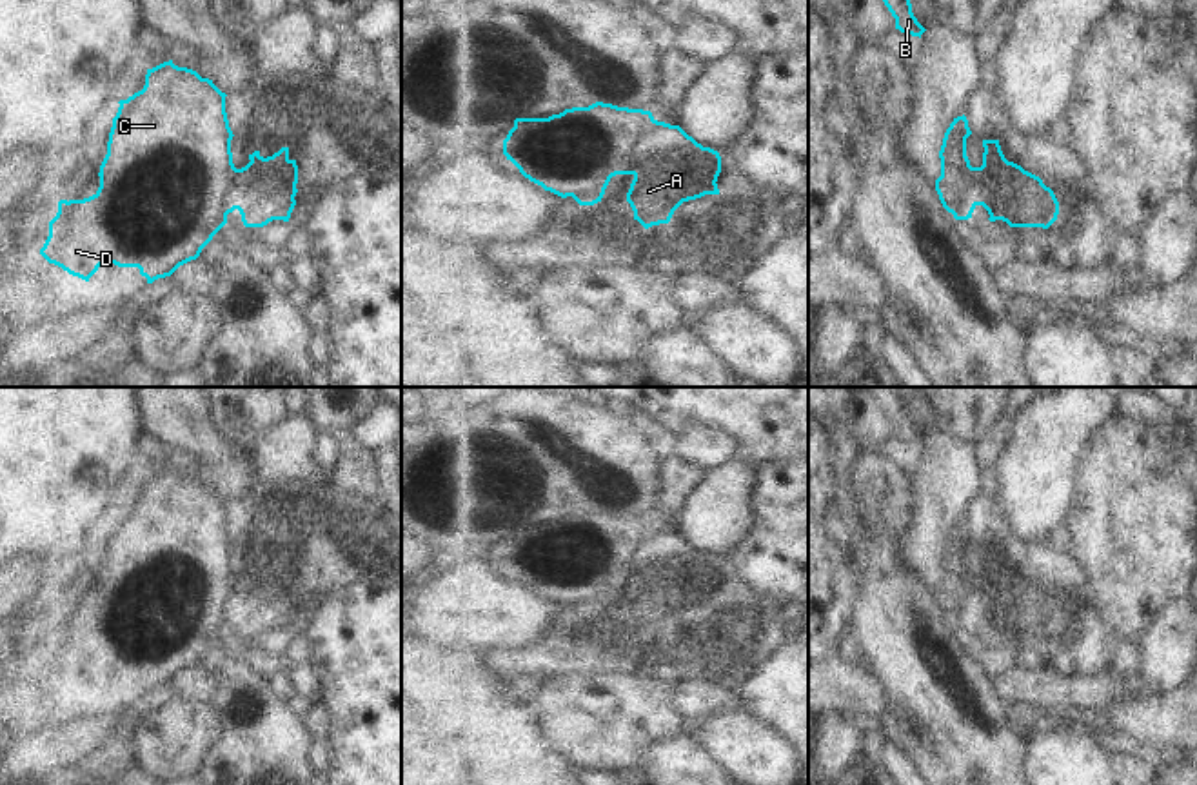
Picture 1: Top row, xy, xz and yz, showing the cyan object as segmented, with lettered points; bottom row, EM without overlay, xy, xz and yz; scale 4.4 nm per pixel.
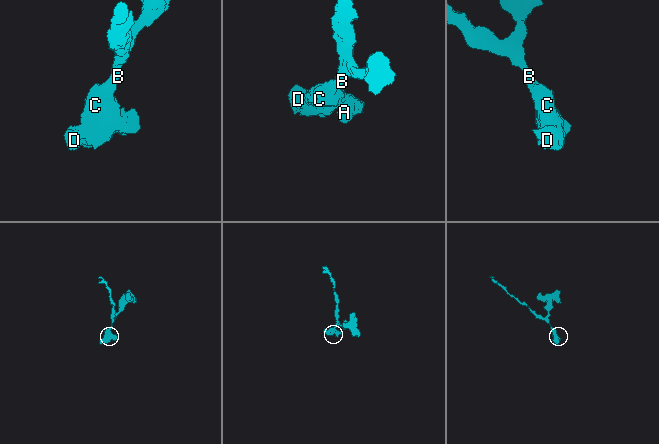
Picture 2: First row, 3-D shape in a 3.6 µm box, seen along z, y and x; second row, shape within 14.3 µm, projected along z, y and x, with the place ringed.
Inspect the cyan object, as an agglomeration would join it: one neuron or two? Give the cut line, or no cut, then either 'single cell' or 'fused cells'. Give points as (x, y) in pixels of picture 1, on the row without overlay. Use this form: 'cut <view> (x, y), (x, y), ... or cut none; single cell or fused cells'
cut yz (983, 573), (978, 593), (963, 602), (963, 609), (952, 620); fused cells

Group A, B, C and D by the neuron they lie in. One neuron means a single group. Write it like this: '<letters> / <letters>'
A / B C D

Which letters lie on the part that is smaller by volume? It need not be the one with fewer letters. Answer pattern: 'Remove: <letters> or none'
Remove: A

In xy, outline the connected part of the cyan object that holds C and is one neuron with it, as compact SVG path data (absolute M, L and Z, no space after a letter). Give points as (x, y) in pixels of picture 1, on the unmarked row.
M173 467L147 476L143 496L118 509L98 598L84 607L58 609L40 661L85 689L104 669L138 674L153 691L196 667L236 616L238 576L225 503L213 487Z

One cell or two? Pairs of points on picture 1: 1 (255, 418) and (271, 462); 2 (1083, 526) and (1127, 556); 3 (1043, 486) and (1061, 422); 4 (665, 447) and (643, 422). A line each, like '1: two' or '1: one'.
1: two
2: one
3: one
4: one

